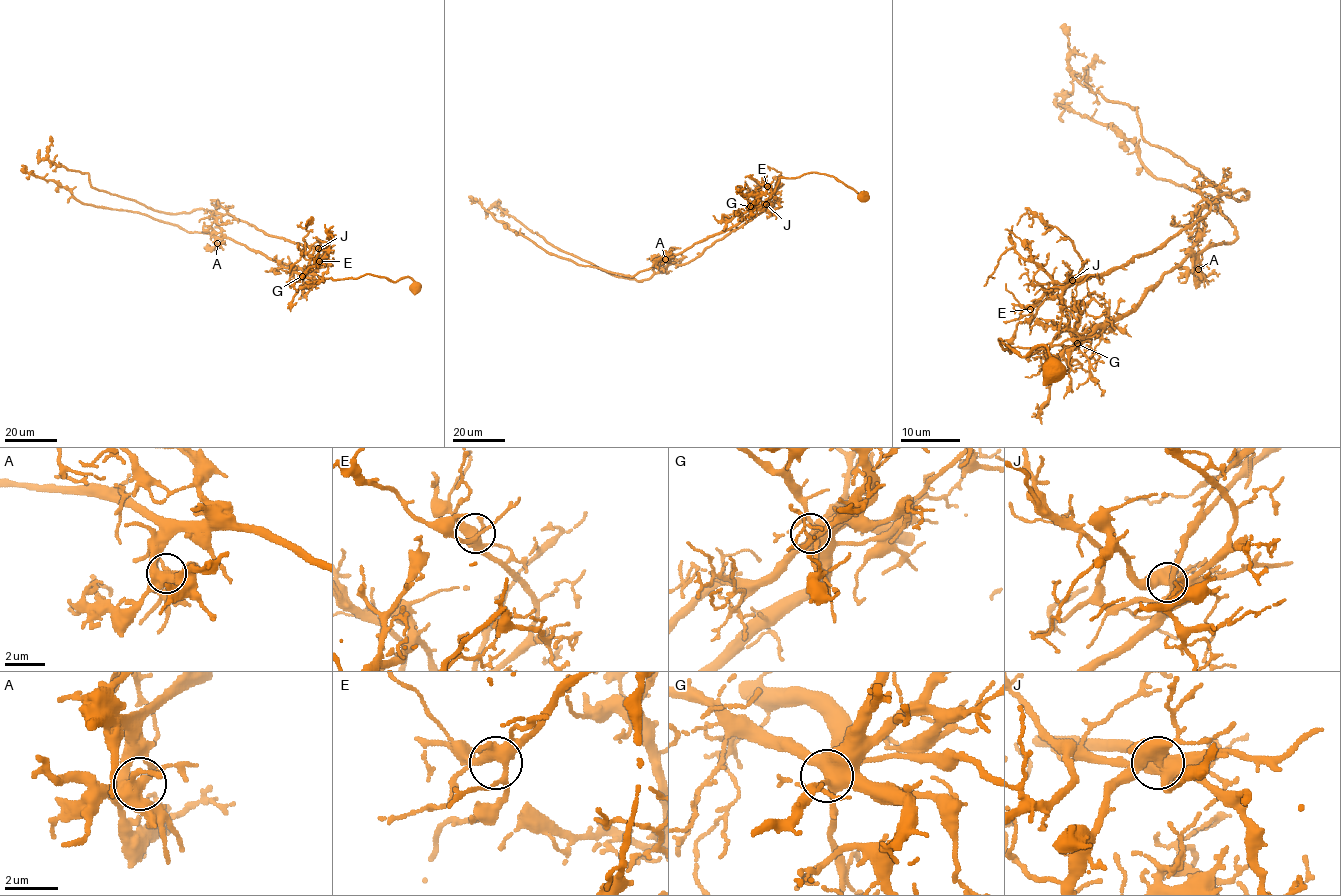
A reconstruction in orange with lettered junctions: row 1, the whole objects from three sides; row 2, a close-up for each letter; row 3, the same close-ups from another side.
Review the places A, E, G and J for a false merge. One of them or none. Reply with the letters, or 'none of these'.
J

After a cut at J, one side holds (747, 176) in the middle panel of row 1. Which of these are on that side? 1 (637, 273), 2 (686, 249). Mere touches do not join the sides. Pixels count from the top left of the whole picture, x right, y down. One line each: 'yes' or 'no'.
1: no
2: no

